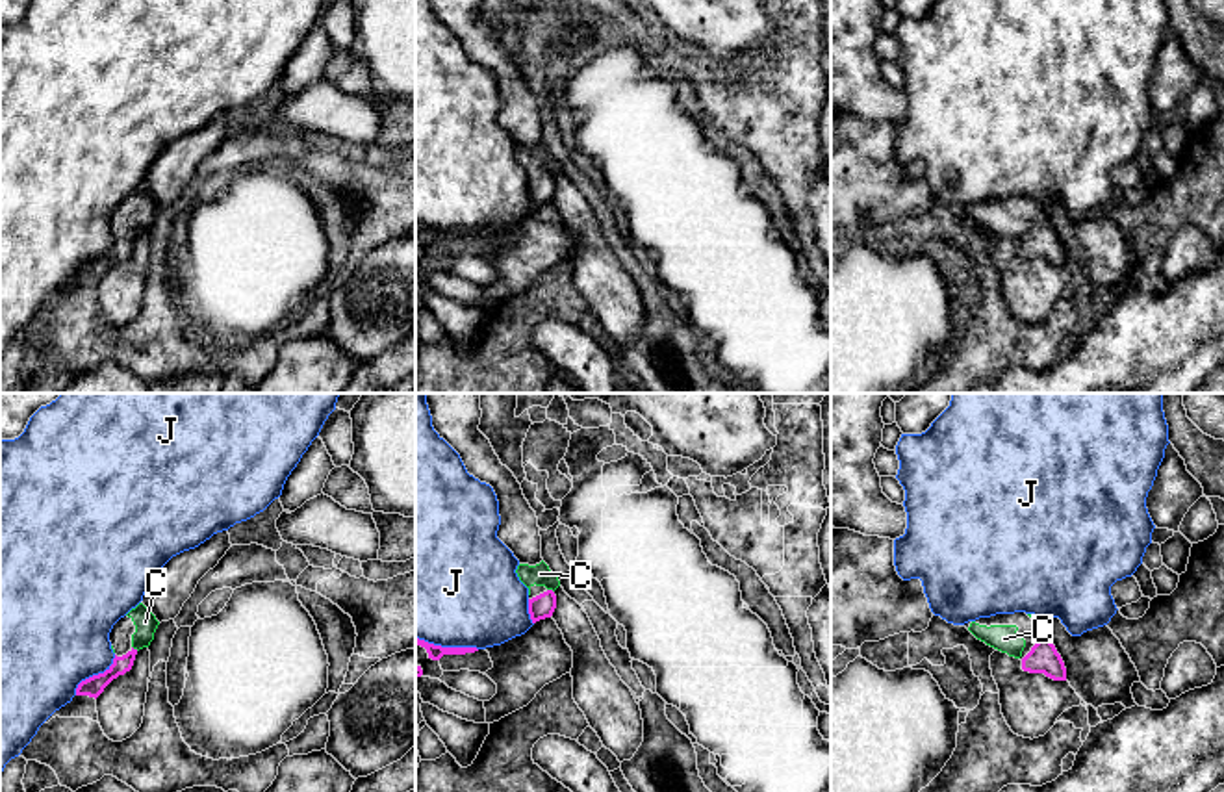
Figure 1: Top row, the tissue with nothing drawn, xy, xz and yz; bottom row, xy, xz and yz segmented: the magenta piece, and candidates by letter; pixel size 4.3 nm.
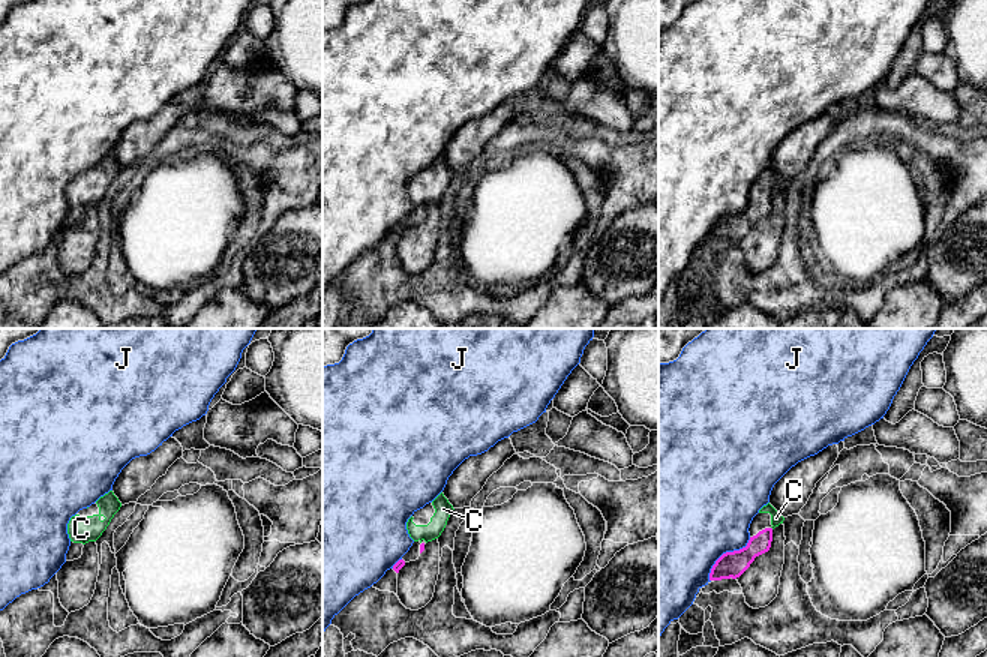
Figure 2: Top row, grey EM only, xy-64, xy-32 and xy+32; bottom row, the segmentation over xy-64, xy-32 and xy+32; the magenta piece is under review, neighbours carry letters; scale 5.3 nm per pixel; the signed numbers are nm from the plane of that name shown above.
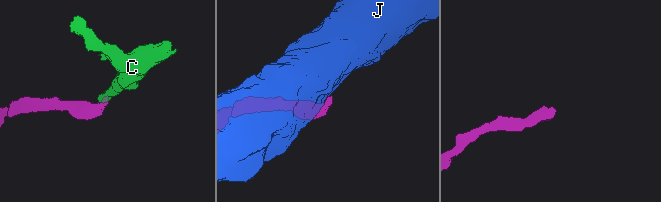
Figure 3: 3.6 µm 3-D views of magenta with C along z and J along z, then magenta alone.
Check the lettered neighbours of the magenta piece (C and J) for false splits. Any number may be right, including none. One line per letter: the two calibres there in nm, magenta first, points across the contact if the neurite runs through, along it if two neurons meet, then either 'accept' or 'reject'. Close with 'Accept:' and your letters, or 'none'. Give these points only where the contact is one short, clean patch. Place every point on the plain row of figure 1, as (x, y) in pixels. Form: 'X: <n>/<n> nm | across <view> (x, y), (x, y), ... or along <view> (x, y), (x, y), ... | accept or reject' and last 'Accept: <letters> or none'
C: 110/90 nm | across xz (540, 191), (551, 175), (540, 158) | accept
J: 60/500 nm | reject
Accept: C

